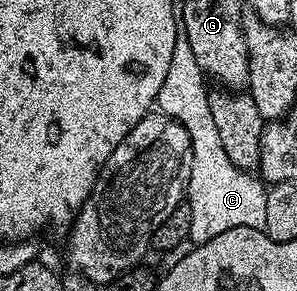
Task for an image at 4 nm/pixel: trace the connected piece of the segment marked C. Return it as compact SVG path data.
M179 19L177 20L177 39L173 43L173 59L169 59L169 71L165 74L165 83L161 83L161 91L157 98L157 109L158 112L164 113L166 117L171 117L177 123L181 123L181 127L185 127L185 131L189 135L189 139L191 140L191 178L187 180L185 204L178 205L178 207L159 224L157 231L151 237L151 245L154 246L154 248L159 248L160 251L166 251L173 247L177 247L177 243L188 240L188 238L190 238L195 245L203 245L209 239L221 235L221 231L229 231L233 227L249 227L250 229L261 230L265 227L265 199L267 198L267 189L262 180L254 179L255 181L251 181L252 174L247 171L240 171L239 168L231 162L229 155L225 155L225 147L221 147L221 135L217 135L217 126L213 124L213 111L209 107L211 93L209 92L209 88L207 89L207 84L209 84L208 78L201 71L201 67L197 67L197 59L194 57L192 49L189 48L189 35L185 35L185 23L182 19Z

